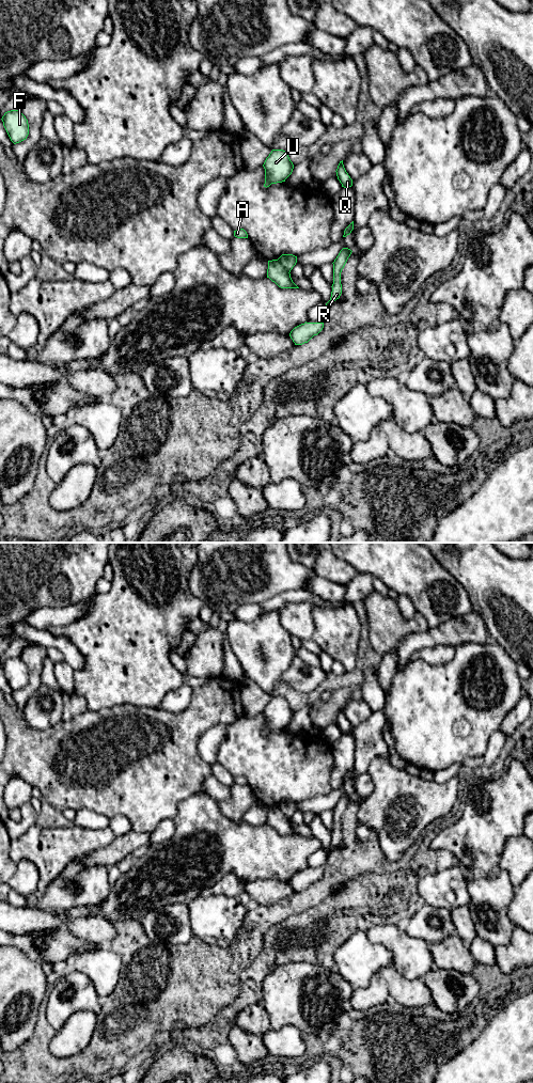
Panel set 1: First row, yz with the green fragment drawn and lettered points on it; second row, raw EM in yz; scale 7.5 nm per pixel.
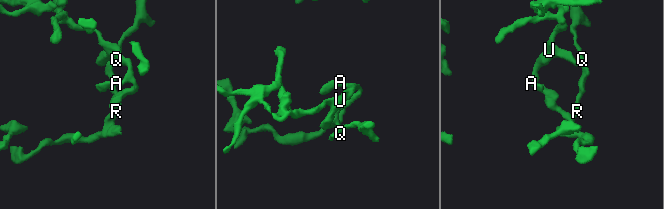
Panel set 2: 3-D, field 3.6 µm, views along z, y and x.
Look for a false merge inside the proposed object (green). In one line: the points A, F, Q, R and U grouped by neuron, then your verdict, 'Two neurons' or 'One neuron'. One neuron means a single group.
Groups: A F U / Q R. Two neurons

